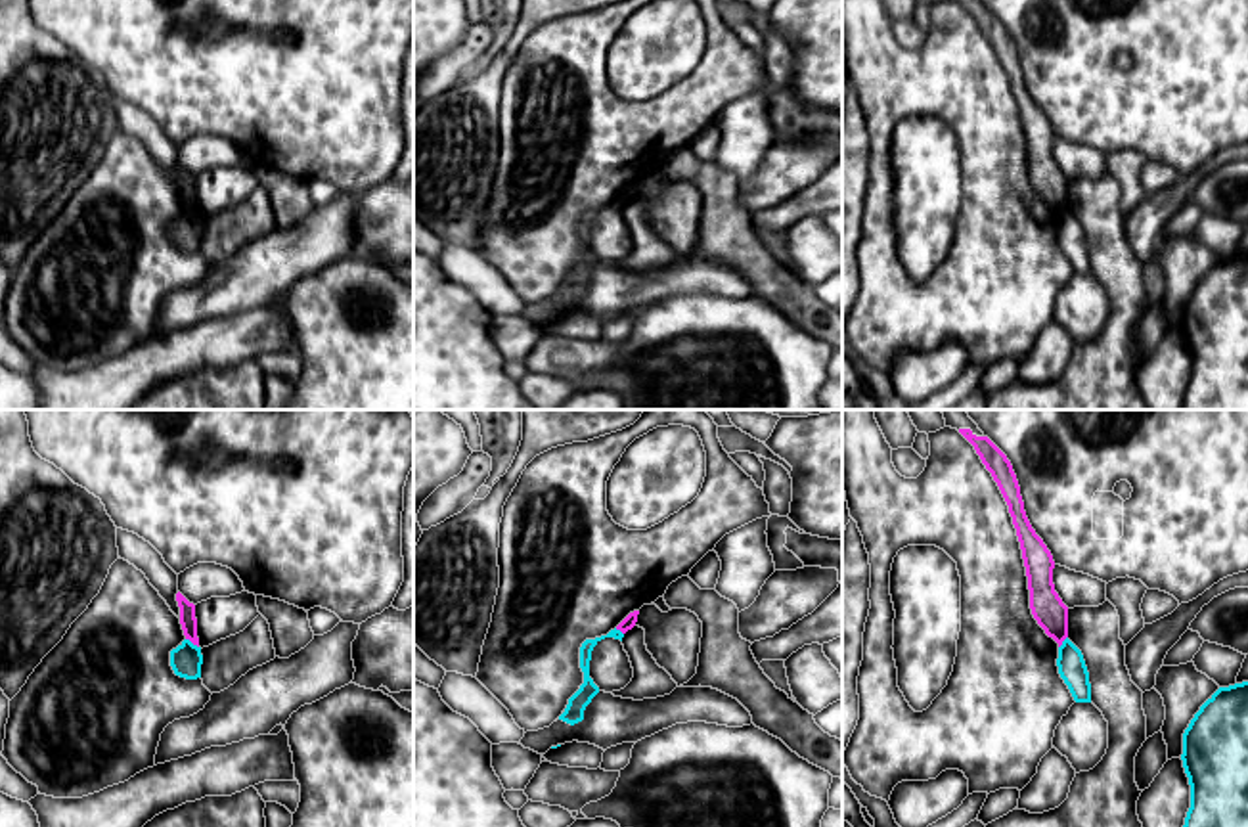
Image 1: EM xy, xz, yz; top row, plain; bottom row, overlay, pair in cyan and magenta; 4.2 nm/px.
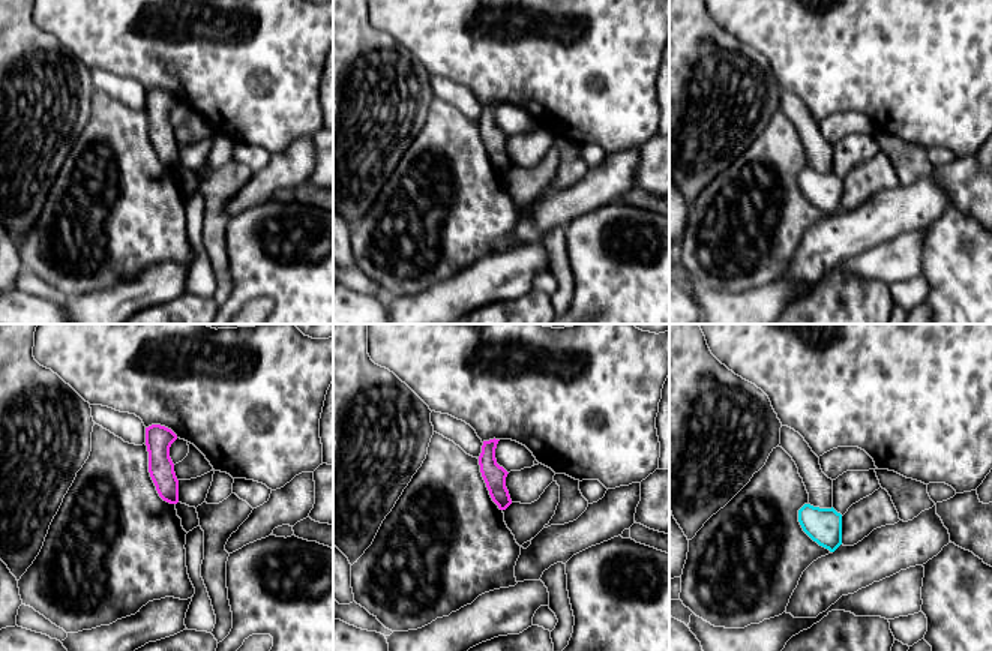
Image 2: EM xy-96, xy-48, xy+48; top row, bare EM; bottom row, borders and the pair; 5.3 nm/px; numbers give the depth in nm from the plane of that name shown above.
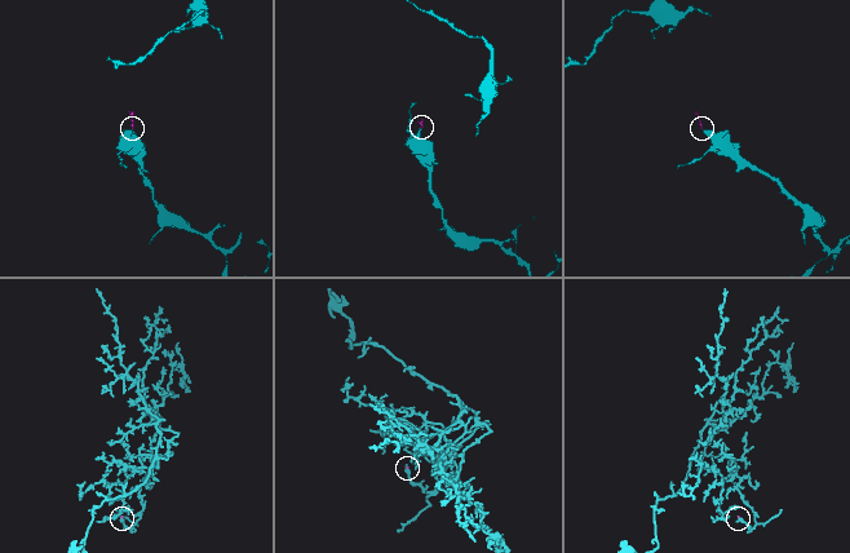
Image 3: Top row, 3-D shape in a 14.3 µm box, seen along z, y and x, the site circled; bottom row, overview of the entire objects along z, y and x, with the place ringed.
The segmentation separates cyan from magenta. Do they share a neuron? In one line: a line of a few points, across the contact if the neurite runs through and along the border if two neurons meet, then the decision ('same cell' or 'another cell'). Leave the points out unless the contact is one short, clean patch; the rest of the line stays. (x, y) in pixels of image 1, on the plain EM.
line xy (186, 209), (198, 219); another cell

